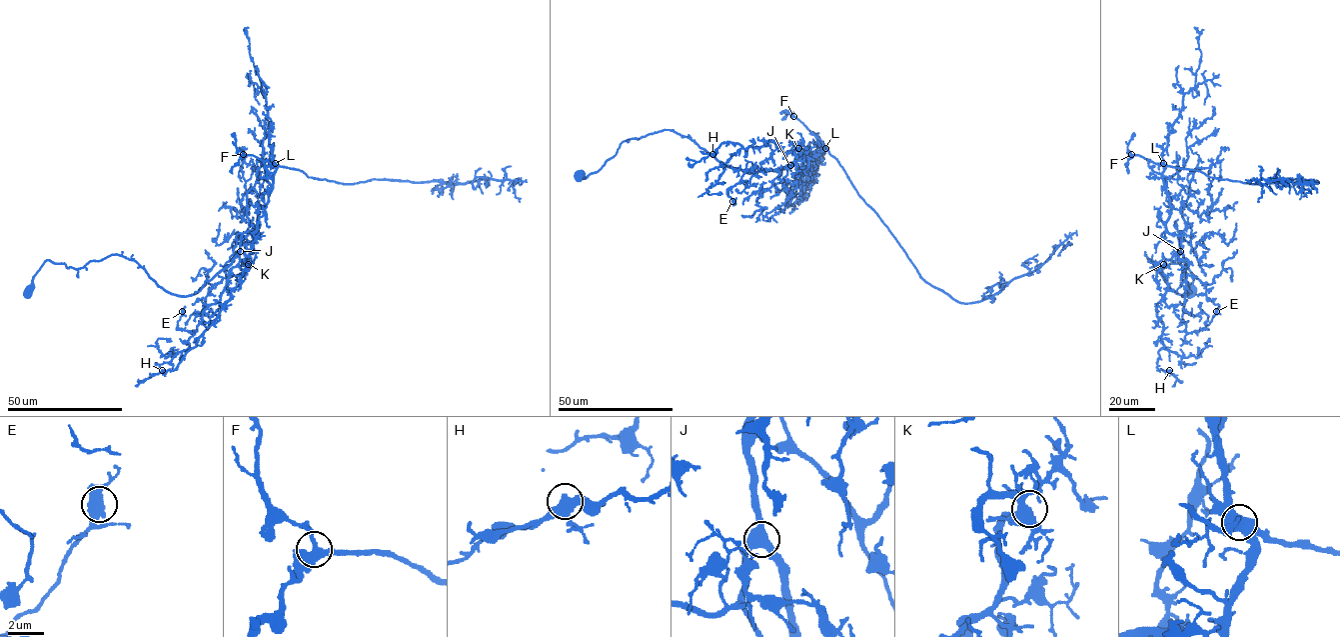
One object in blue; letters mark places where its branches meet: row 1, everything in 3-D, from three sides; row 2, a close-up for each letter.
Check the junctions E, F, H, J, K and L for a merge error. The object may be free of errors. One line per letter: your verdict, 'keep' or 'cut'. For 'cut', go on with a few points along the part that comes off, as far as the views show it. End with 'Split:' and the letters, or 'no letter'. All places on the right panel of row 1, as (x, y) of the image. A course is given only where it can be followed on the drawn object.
E: keep
F: keep
H: keep
J: keep
K: keep
L: cut; foreign part runs (1163, 164), (1200, 170), (1210, 177), (1253, 184), (1298, 179), (1318, 182), (1260, 179), (1262, 196), (1257, 202)
Split: L

